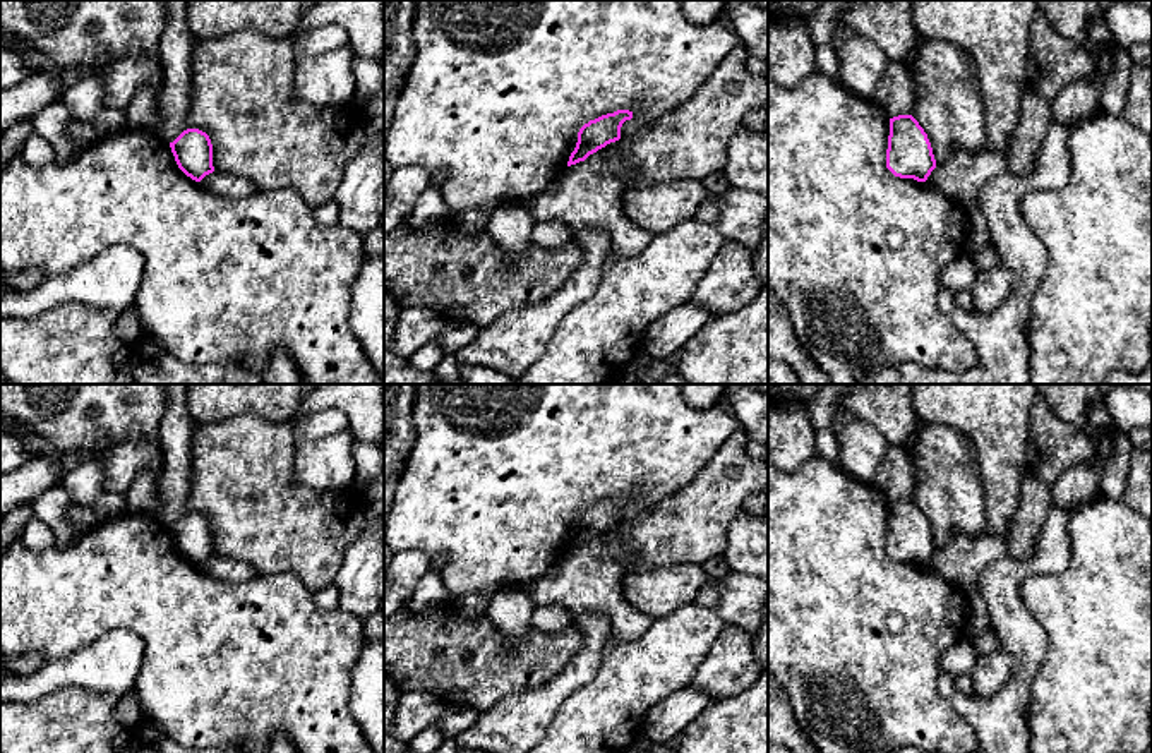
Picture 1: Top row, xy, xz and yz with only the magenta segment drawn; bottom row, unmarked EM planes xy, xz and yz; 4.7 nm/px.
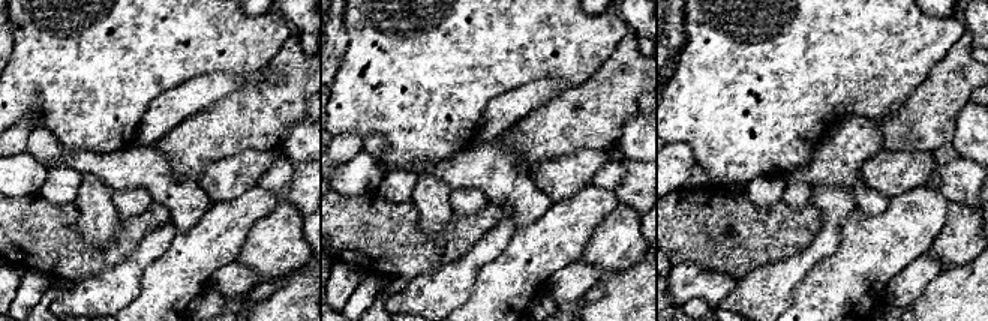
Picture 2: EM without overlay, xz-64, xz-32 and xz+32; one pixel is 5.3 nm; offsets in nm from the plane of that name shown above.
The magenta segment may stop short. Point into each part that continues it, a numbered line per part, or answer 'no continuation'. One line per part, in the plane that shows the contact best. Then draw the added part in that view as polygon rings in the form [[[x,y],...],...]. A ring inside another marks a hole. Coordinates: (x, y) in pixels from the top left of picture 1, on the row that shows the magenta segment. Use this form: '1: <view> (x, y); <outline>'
no continuation

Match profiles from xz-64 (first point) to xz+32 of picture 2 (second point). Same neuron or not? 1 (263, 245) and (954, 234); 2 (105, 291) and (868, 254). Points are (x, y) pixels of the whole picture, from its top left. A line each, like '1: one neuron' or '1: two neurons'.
1: one neuron
2: two neurons

